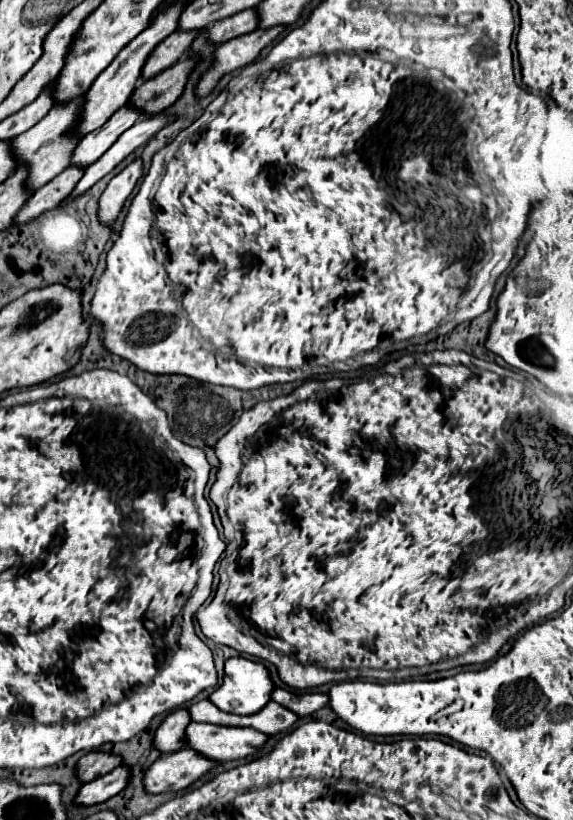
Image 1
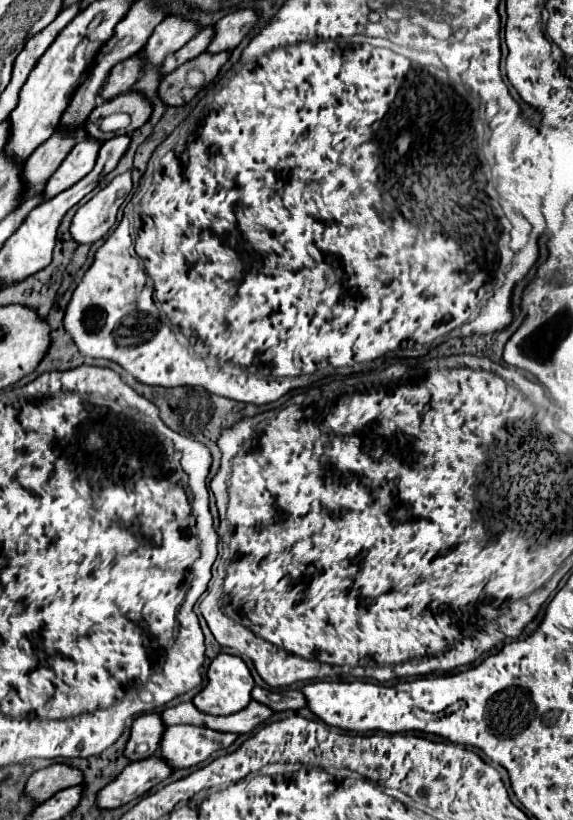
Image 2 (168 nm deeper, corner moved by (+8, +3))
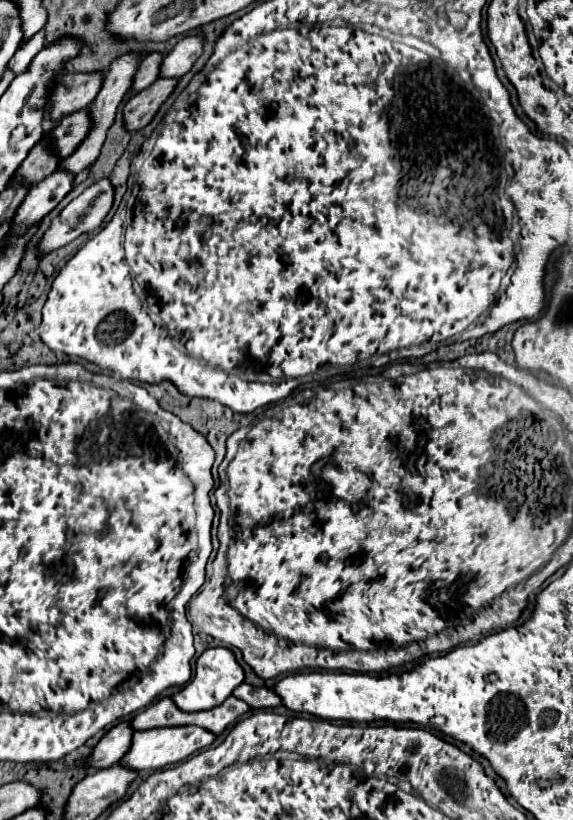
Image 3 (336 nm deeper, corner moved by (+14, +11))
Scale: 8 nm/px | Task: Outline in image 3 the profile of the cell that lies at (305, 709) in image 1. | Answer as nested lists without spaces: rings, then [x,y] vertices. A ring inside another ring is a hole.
[[[244,682],[232,694],[240,700],[246,700],[246,704],[254,710],[258,710],[258,708],[276,708],[276,706],[282,704],[280,696],[272,688],[266,688],[266,686],[256,688],[256,686],[250,686],[250,684]]]

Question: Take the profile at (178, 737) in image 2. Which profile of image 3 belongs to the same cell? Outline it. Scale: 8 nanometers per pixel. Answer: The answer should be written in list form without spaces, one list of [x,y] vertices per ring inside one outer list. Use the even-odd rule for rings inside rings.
[[[170,726],[170,728],[152,728],[152,730],[142,730],[136,732],[132,738],[132,748],[130,752],[124,756],[122,764],[132,768],[132,770],[160,770],[168,764],[176,764],[184,758],[188,758],[190,754],[210,746],[218,736],[214,736],[212,732],[200,728],[200,726]]]

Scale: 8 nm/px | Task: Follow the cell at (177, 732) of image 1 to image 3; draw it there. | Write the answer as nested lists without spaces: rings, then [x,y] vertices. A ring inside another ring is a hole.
[[[120,722],[106,732],[106,736],[98,742],[94,754],[90,756],[90,764],[94,768],[108,768],[118,764],[132,746],[132,724]]]

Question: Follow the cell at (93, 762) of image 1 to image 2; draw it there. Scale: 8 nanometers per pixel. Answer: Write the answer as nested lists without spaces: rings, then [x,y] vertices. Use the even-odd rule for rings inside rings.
[[[54,764],[54,766],[48,766],[44,770],[30,774],[24,786],[24,794],[36,804],[40,804],[52,798],[56,792],[70,788],[70,786],[78,786],[80,782],[82,782],[82,776],[78,774],[78,770],[66,764]]]

